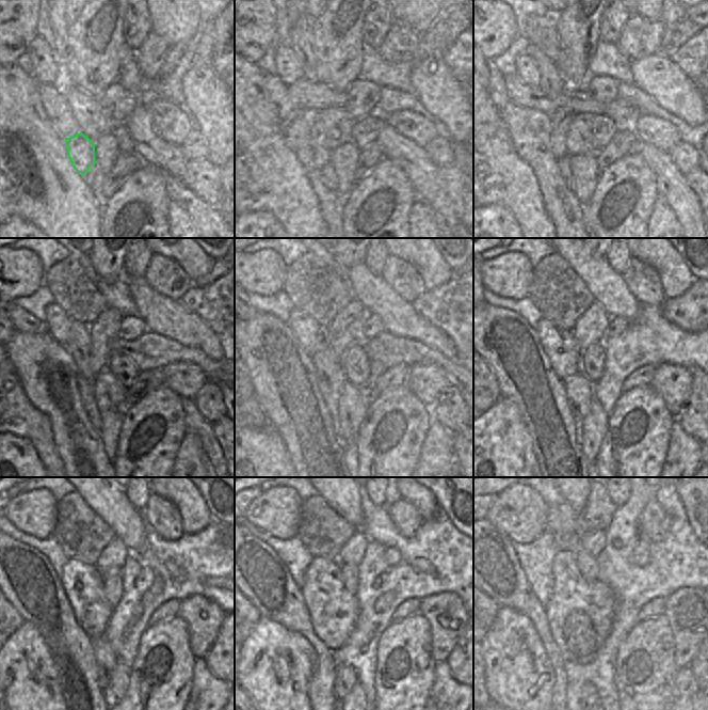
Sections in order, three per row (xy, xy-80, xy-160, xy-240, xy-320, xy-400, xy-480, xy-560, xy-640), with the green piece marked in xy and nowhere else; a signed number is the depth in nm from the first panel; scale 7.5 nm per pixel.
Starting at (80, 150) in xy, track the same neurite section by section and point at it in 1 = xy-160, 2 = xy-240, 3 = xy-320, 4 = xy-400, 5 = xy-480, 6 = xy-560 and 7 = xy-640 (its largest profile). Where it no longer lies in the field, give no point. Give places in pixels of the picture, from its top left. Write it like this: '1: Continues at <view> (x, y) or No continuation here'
1: Continues at xy-160 (561, 119)
2: Continues at xy-240 (102, 331)
3: Continues at xy-320 (343, 331)
4: Continues at xy-400 (591, 326)
5: Continues at xy-480 (113, 556)
6: Continues at xy-560 (352, 553)
7: Continues at xy-640 (594, 542)

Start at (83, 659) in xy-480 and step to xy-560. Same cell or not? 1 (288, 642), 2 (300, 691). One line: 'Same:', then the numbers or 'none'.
Same: none

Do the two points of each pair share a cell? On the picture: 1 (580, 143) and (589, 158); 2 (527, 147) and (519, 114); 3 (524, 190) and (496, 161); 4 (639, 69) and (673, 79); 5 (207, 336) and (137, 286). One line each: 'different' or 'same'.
1: different
2: same
3: same
4: same
5: same

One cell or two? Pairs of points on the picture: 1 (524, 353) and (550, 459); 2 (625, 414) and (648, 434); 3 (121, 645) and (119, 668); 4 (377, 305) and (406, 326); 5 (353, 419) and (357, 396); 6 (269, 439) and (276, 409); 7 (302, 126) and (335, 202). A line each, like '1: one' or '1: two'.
1: one
2: one
3: two
4: one
5: one
6: two
7: one

